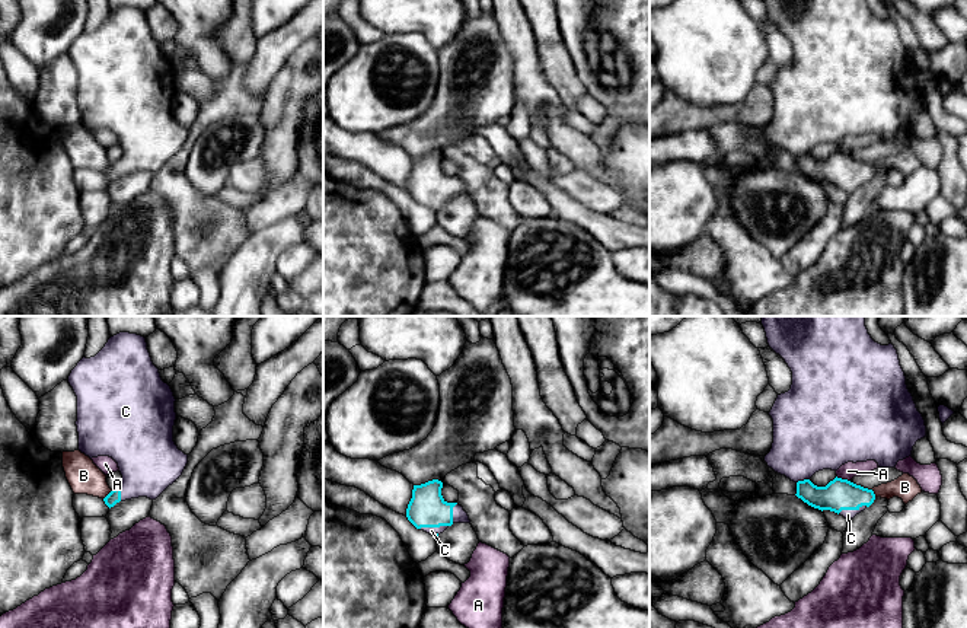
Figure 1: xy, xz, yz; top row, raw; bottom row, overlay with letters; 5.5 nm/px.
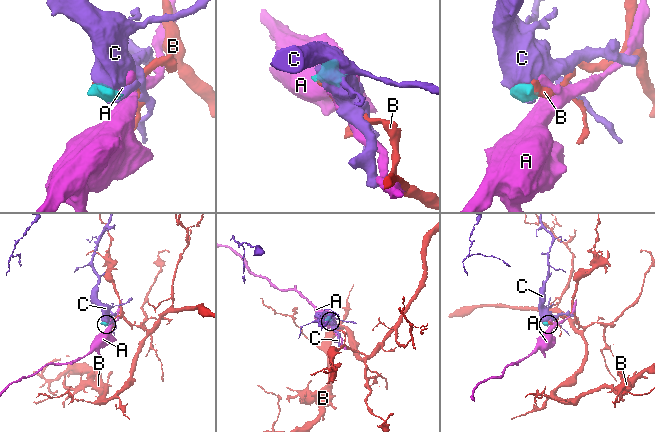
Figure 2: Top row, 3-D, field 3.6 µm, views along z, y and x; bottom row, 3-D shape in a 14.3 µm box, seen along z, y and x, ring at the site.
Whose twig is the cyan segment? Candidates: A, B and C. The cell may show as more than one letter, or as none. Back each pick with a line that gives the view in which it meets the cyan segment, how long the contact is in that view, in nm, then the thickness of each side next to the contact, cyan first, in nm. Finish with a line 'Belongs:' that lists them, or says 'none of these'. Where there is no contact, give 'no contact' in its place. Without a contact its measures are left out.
C: yz | 170 nm | 180/50 nm
Belongs: C

